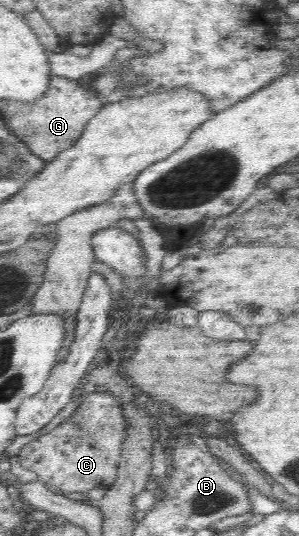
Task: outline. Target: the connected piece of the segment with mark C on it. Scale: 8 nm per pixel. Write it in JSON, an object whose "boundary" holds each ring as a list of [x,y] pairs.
{"boundary":[[[78,392],[73,405],[61,418],[58,426],[39,436],[36,440],[25,444],[16,455],[20,466],[36,472],[37,480],[44,484],[52,484],[64,493],[87,493],[94,488],[109,489],[118,478],[118,463],[122,454],[122,444],[126,438],[126,417],[122,413],[120,401],[110,392]]]}

